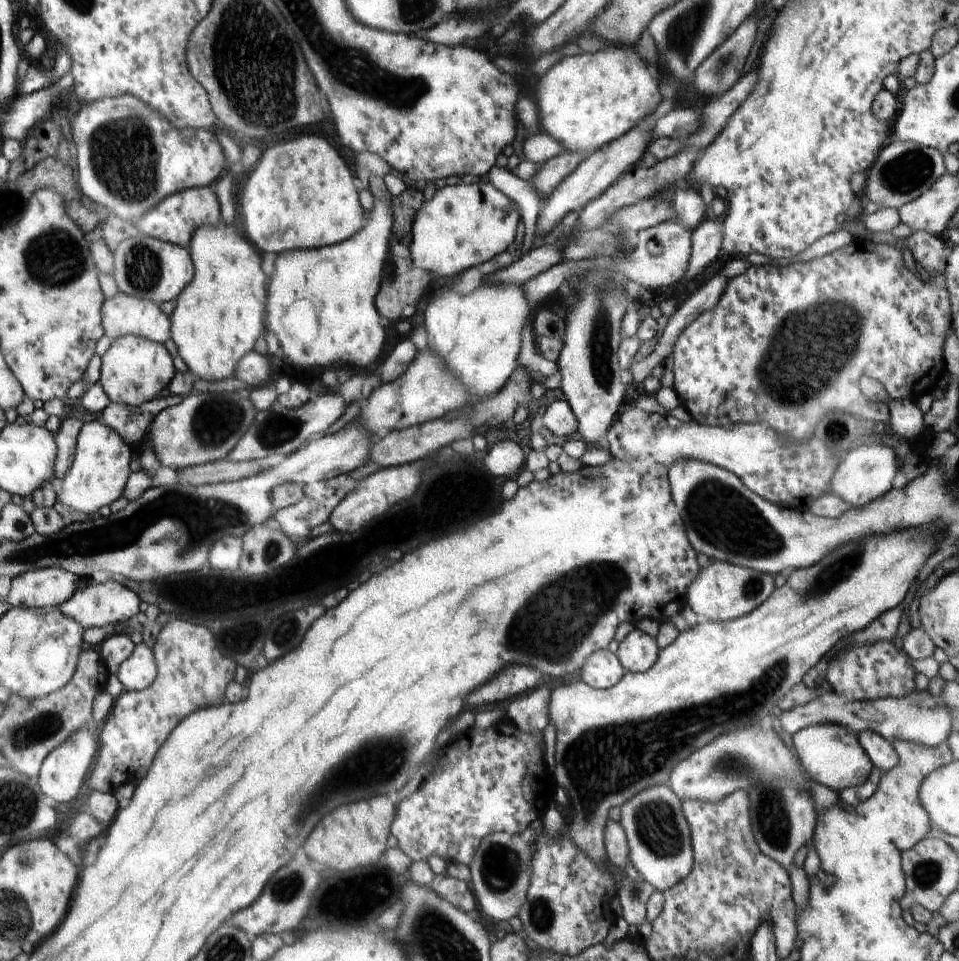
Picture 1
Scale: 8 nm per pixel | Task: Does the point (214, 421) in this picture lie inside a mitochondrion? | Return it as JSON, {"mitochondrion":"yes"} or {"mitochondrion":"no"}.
{"mitochondrion":"yes"}

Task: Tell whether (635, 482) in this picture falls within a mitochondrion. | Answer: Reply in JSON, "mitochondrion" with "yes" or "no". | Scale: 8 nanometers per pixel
{"mitochondrion":"no"}

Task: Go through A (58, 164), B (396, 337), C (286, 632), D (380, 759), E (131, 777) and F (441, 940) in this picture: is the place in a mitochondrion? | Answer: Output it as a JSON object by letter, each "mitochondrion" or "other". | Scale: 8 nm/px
{"A":"other","B":"other","C":"mitochondrion","D":"mitochondrion","E":"other","F":"mitochondrion"}

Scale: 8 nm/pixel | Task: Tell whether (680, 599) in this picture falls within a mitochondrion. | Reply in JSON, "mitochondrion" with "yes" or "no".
{"mitochondrion":"no"}

